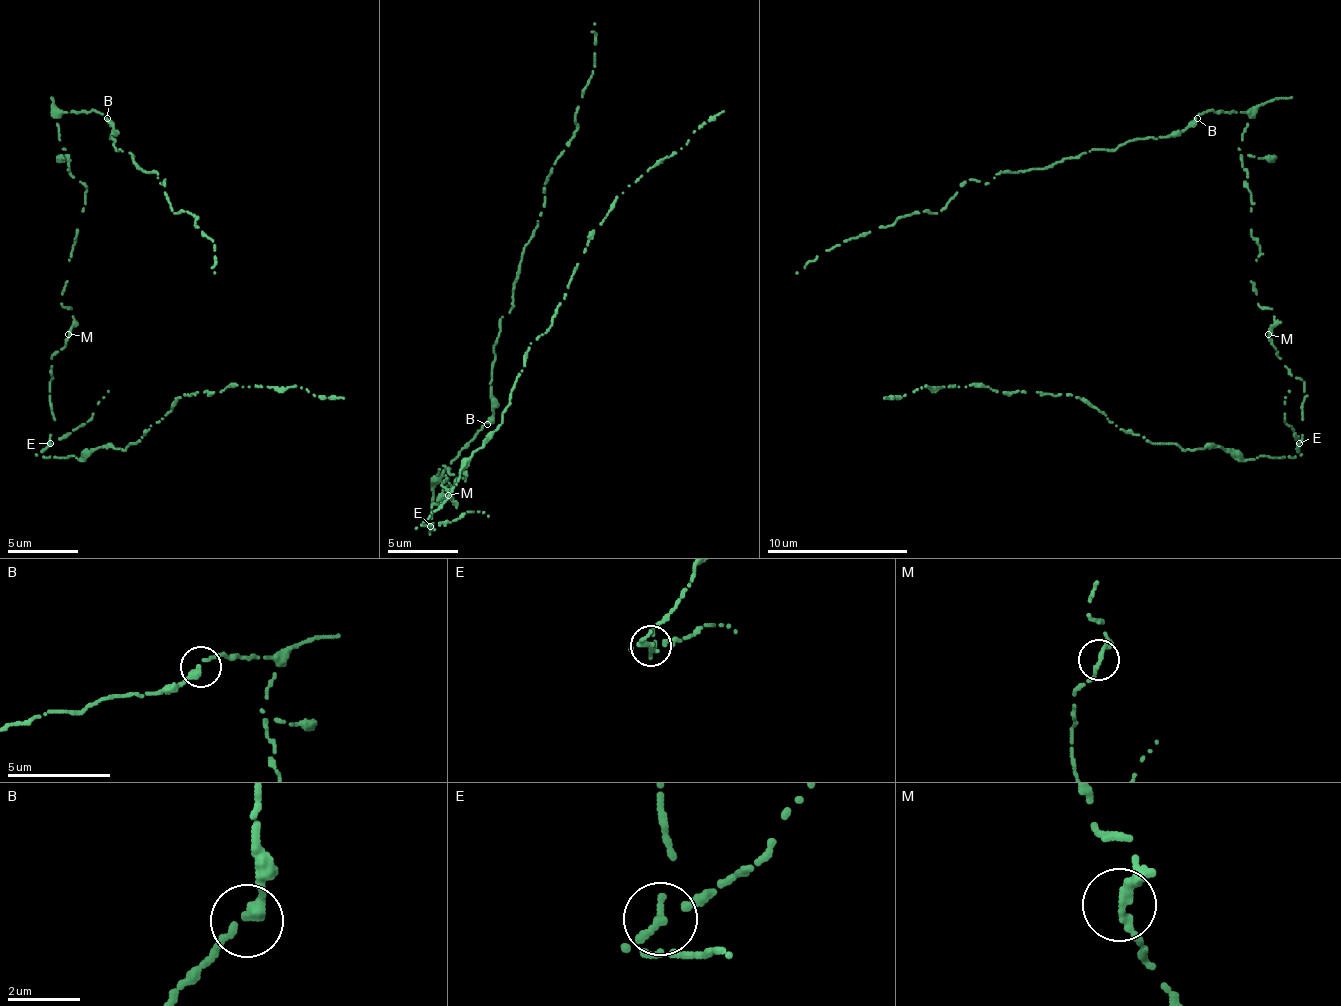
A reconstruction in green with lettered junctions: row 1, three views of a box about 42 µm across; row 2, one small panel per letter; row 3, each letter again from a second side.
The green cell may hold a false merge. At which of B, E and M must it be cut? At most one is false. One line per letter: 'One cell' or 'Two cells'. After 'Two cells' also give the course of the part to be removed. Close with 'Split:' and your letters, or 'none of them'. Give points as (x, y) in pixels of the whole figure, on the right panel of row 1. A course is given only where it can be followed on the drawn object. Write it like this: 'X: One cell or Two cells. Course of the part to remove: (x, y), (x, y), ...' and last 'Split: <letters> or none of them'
B: One cell
E: Two cells. Course of the part to remove: (1300, 444), (1292, 458), (1151, 444), (1073, 395), (970, 384), (885, 398)
M: One cell
Split: E

